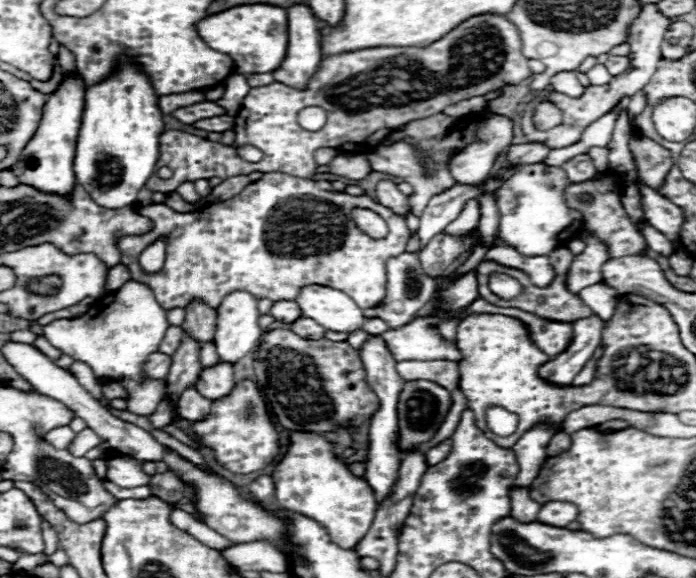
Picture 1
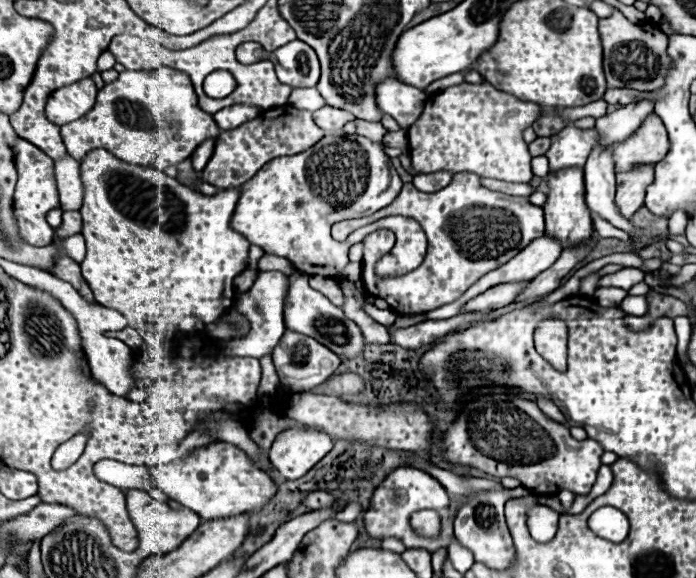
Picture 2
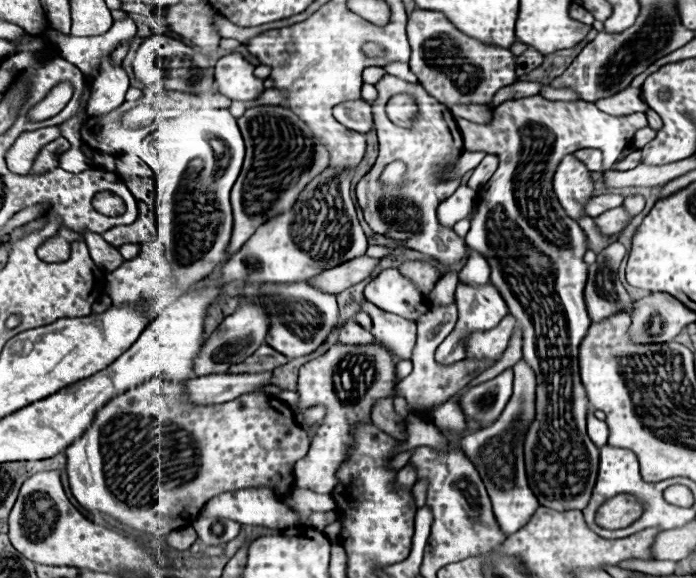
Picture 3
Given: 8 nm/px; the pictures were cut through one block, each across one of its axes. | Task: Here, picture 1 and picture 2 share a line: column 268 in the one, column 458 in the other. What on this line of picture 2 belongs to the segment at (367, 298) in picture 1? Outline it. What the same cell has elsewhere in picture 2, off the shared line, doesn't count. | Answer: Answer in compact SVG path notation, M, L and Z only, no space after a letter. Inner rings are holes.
M472 172L454 174L446 188L432 194L420 192L412 184L404 184L402 192L392 204L388 204L388 208L382 208L372 216L337 222L331 228L331 235L337 241L345 241L354 230L386 216L414 218L428 236L428 252L424 262L410 274L398 278L378 278L375 274L376 262L380 256L392 250L395 234L382 229L368 234L362 240L364 287L372 296L386 300L398 314L422 314L458 300L480 276L506 264L532 240L544 236L544 210L540 206L530 204L528 198L504 196L500 192L488 190L480 184L480 176Z

